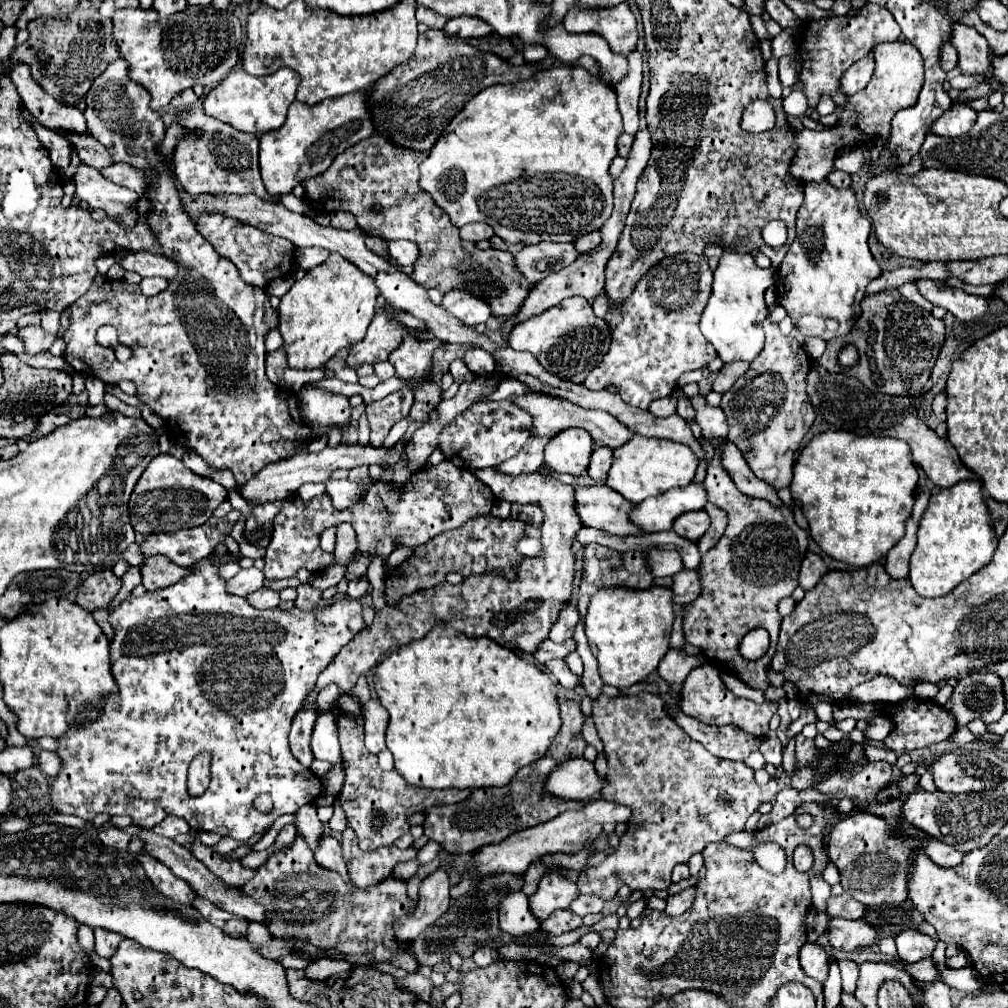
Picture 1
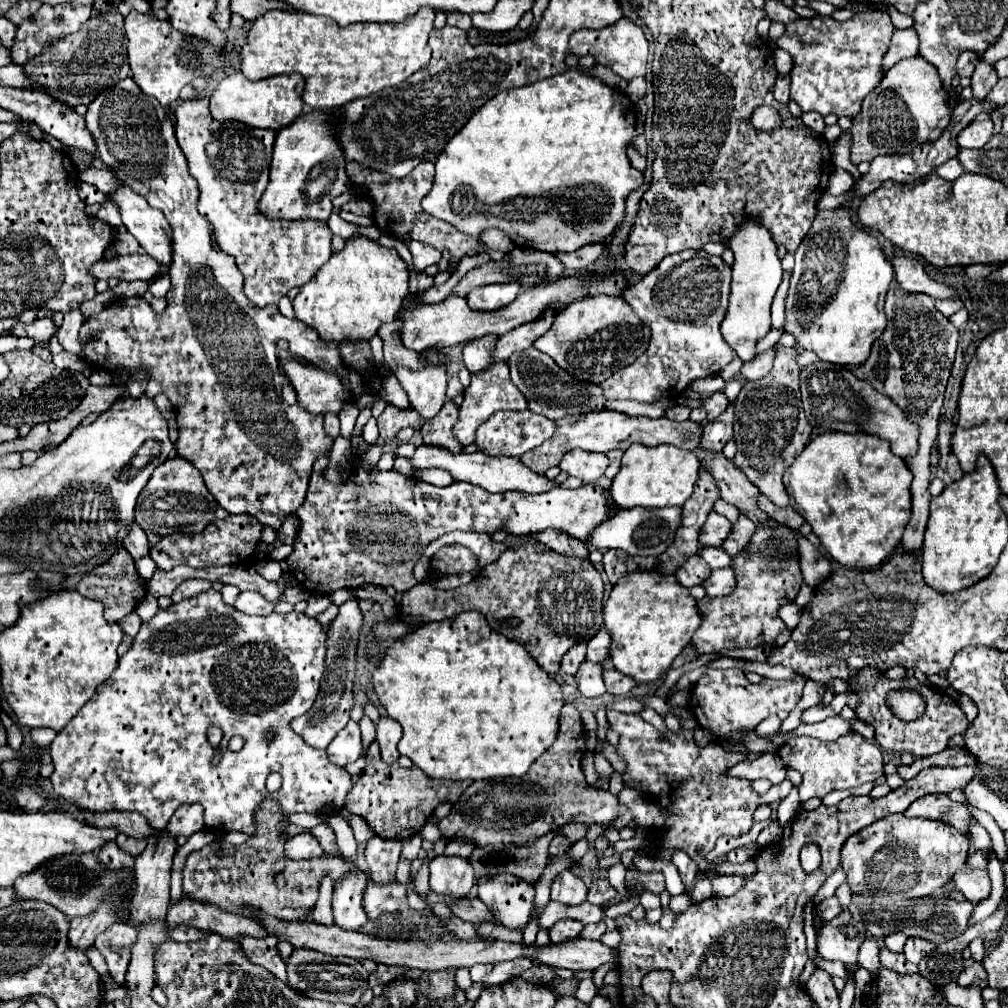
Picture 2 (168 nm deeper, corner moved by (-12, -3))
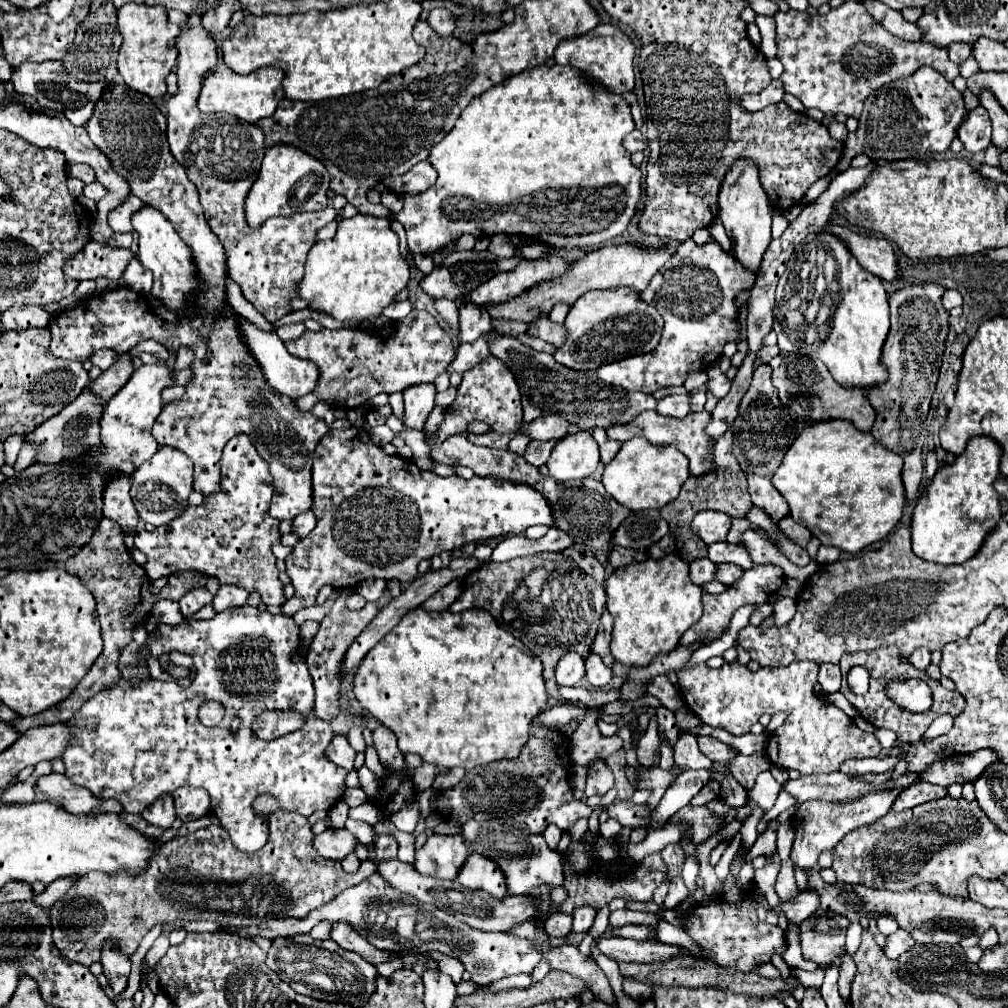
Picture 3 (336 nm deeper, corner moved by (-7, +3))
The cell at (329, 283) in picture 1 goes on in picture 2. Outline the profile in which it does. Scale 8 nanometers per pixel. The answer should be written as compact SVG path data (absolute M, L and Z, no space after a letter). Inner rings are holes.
M360 236L350 238L342 252L332 254L316 276L300 288L292 304L296 318L316 330L320 340L342 346L376 336L382 324L396 318L408 296L408 268L398 252Z

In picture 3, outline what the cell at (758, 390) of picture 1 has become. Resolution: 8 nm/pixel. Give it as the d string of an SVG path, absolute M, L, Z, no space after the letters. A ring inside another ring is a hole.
M759 364L753 372L753 382L747 390L747 394L743 396L741 404L739 404L739 416L733 422L733 454L735 458L739 458L739 464L743 466L743 472L747 476L749 482L749 494L753 500L753 506L761 508L765 514L769 514L769 518L779 524L779 518L789 516L789 506L785 502L785 498L775 490L775 486L771 484L771 476L777 470L777 466L781 464L785 450L793 444L797 432L793 434L783 434L787 426L795 426L793 420L789 420L785 416L785 408L781 406L777 392L771 384L771 366L769 364Z

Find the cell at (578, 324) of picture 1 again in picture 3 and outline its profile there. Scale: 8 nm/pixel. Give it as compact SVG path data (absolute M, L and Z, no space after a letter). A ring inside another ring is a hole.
M617 288L583 294L567 314L565 326L569 338L561 348L557 348L553 358L571 370L597 370L601 364L653 352L661 338L663 318L655 306L641 302L639 292Z

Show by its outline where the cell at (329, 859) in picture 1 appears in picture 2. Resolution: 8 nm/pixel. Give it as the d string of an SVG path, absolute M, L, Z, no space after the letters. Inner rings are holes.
M360 872L360 876L344 876L340 884L334 884L334 898L332 898L332 912L334 924L344 930L360 932L368 916L364 916L364 884L368 884L368 874Z

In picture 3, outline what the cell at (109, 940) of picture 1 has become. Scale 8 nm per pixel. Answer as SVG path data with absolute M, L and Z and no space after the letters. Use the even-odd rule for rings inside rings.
M107 944L103 948L101 964L103 964L103 970L105 970L103 974L107 976L111 990L115 992L115 996L119 996L127 988L127 976L131 970L129 958L123 956L119 950L115 950L111 944Z

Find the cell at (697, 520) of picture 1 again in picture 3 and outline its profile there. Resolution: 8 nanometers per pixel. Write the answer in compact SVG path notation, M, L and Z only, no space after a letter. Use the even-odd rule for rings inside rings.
M705 510L699 512L693 522L691 522L691 530L705 542L705 544L713 544L713 542L723 542L727 540L727 532L731 528L731 518L723 512L717 510Z

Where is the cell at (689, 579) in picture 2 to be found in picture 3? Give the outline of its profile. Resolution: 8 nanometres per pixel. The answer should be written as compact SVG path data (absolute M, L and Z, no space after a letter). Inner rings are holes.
M701 558L691 562L691 580L697 586L703 586L711 580L715 580L715 562L711 562L709 558Z

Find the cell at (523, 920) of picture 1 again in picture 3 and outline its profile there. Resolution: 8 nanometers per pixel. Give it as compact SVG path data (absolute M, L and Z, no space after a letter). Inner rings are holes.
M479 854L467 856L467 862L463 864L463 870L459 870L457 880L461 882L461 886L471 890L483 890L493 898L503 898L507 894L505 878L499 866Z

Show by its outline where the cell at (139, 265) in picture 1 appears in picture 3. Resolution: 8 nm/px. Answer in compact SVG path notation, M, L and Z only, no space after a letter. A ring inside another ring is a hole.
M91 240L79 250L79 254L75 254L75 258L71 258L71 262L67 262L67 266L63 266L63 272L79 282L95 280L99 276L119 280L131 256L133 254L127 248L111 248L103 242Z

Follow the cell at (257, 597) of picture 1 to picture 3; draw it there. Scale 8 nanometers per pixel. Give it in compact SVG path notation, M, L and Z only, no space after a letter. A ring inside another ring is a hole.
M221 586L217 590L217 594L213 596L213 608L215 612L223 612L227 608L235 608L235 606L243 606L247 602L247 592L241 590L239 586Z

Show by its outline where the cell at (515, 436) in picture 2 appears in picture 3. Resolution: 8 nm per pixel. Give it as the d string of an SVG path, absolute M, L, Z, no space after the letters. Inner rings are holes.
M541 416L535 422L527 424L527 434L535 440L547 442L547 440L559 440L567 436L569 422L563 416Z

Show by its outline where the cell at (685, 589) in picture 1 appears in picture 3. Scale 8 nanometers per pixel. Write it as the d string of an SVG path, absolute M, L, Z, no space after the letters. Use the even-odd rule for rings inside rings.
M719 564L717 566L717 580L731 586L737 578L743 576L743 572L745 570L741 566L737 566L737 564Z

